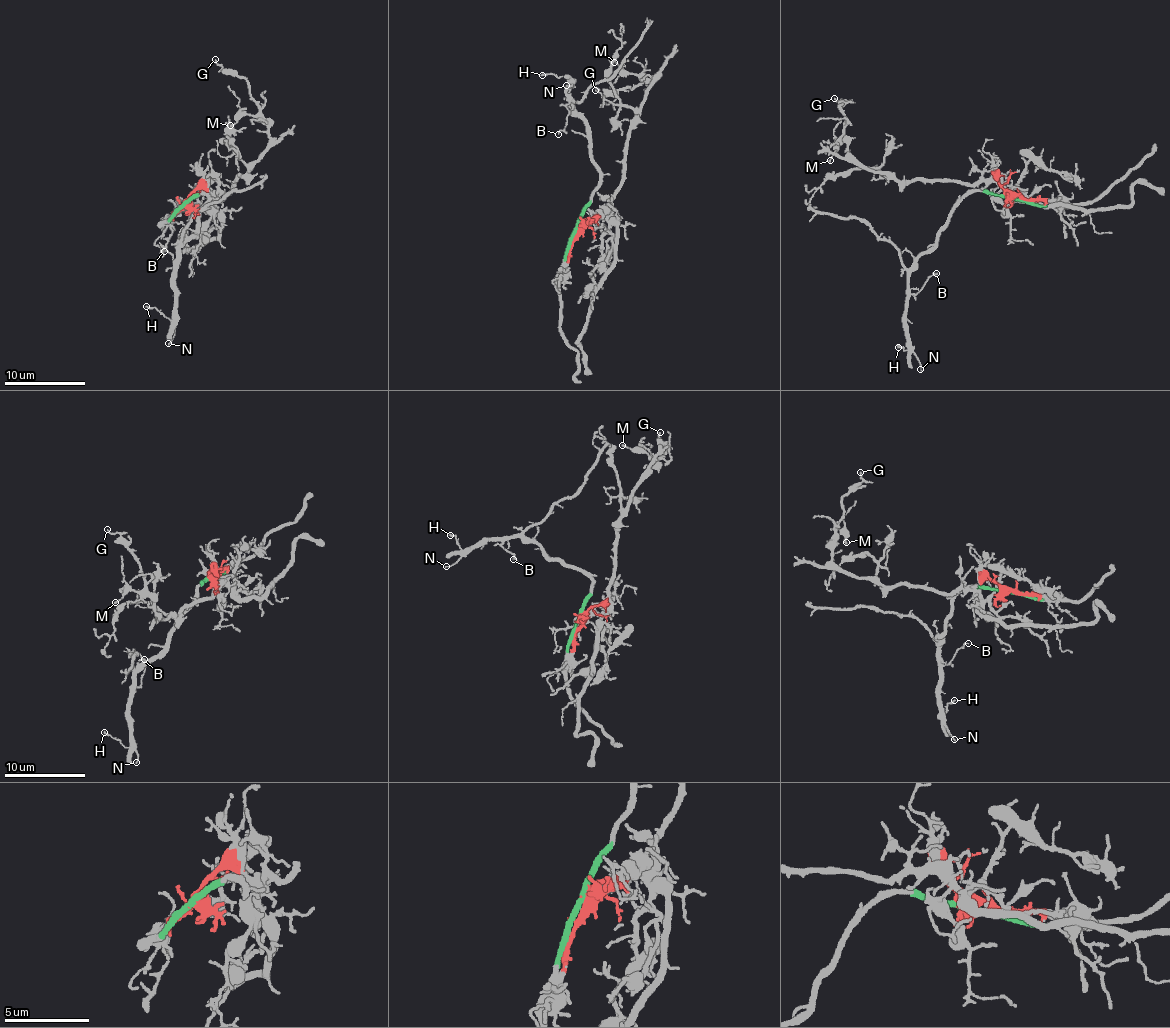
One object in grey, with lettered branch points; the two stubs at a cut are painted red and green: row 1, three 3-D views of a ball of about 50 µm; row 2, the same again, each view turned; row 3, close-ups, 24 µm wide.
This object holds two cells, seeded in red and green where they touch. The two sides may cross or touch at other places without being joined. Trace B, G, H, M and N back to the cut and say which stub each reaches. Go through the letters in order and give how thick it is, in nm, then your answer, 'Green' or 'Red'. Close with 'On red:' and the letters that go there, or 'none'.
B: Thickness 60 nm. Green
G: Thickness 100 nm. Red
H: Thickness 120 nm. Green
M: Thickness 90 nm. Red
N: Thickness 90 nm. Green
On red: G, M

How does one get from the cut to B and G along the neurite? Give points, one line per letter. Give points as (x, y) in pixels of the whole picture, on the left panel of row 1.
B: (182, 206), (198, 192), (207, 199), (195, 234), (179, 249), (179, 264), (175, 265), (172, 255), (164, 252)
G: (184, 206), (195, 190), (229, 193), (238, 173), (244, 173), (258, 159), (269, 138), (249, 84), (215, 59)

